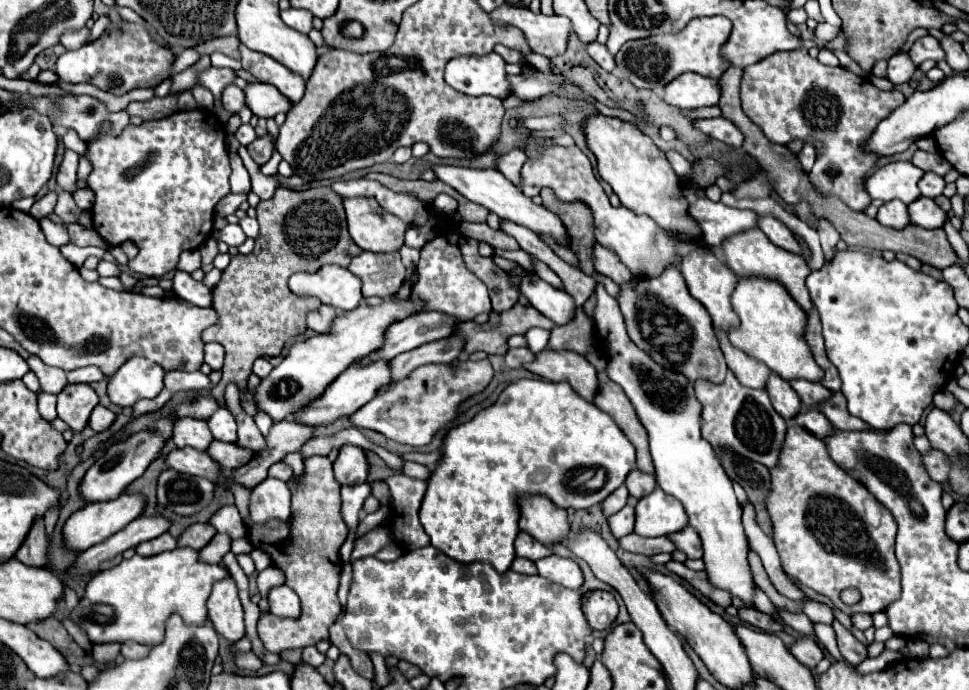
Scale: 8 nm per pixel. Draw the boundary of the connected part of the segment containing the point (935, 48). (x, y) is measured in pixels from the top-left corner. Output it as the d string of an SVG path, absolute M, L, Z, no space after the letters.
M924 36L912 44L908 56L916 66L920 66L924 60L936 60L936 62L944 60L944 50L934 36Z

